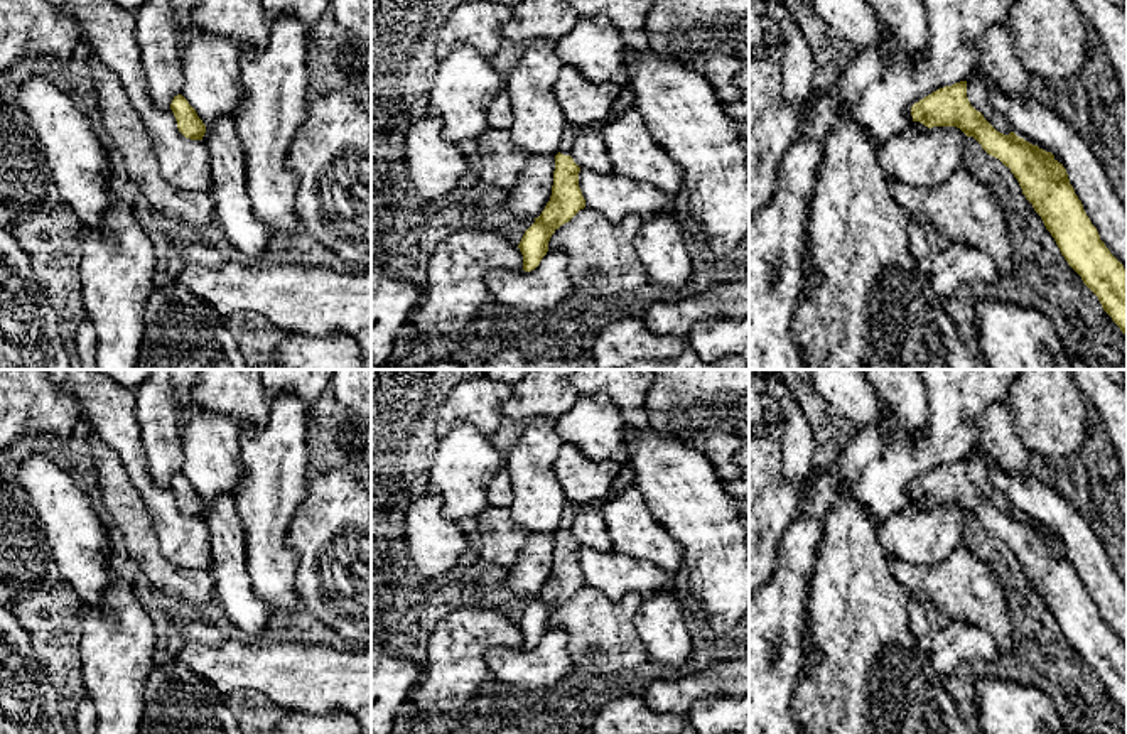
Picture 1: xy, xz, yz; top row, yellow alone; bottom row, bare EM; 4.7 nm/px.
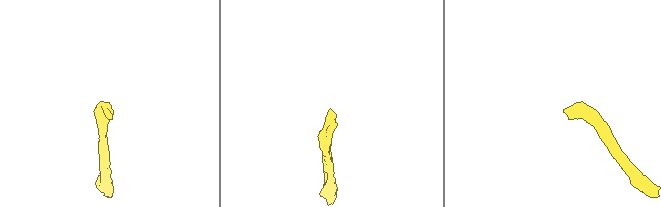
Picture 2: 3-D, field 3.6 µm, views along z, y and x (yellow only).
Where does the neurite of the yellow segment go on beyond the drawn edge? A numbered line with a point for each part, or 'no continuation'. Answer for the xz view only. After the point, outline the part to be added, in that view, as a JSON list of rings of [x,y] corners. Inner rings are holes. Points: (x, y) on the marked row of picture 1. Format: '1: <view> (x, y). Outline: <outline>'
1: xz (571, 130). Outline: [[[609,120],[599,121],[599,123],[592,123],[592,125],[567,125],[567,128],[564,130],[564,137],[562,137],[562,143],[560,143],[558,152],[564,154],[564,155],[569,155],[570,148],[572,148],[574,137],[579,133],[580,128],[592,128],[592,130],[601,133],[604,125]]]

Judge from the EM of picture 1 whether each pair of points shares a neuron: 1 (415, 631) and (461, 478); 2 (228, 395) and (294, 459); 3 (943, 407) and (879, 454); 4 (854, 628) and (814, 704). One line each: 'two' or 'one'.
1: two
2: two
3: one
4: one

